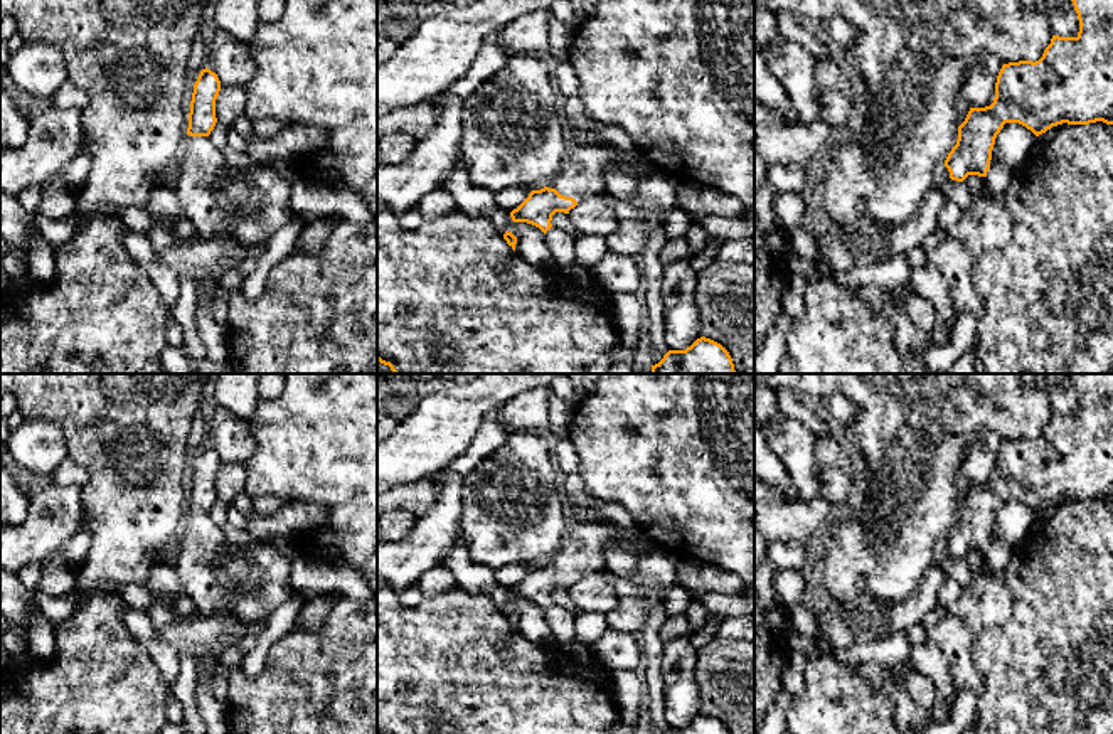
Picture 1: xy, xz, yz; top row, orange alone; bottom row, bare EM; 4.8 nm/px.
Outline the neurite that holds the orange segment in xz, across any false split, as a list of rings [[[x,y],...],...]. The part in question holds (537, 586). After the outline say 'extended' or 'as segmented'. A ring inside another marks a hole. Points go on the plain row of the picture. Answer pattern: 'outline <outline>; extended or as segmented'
outline [[[579,522],[566,534],[559,550],[544,566],[532,567],[510,594],[514,599],[532,601],[546,611],[556,589],[569,591],[586,574],[603,571],[608,545],[621,547],[621,539],[640,534],[643,532],[636,525]]]; extended

